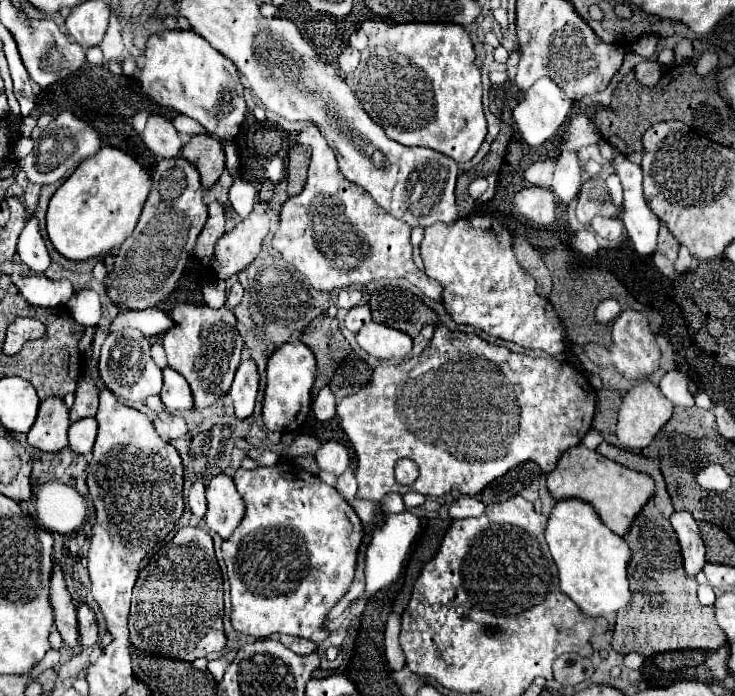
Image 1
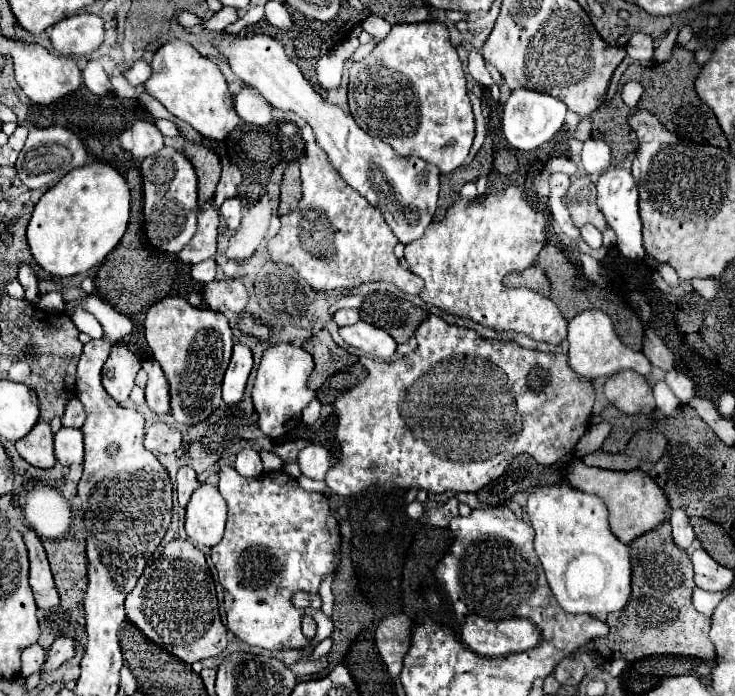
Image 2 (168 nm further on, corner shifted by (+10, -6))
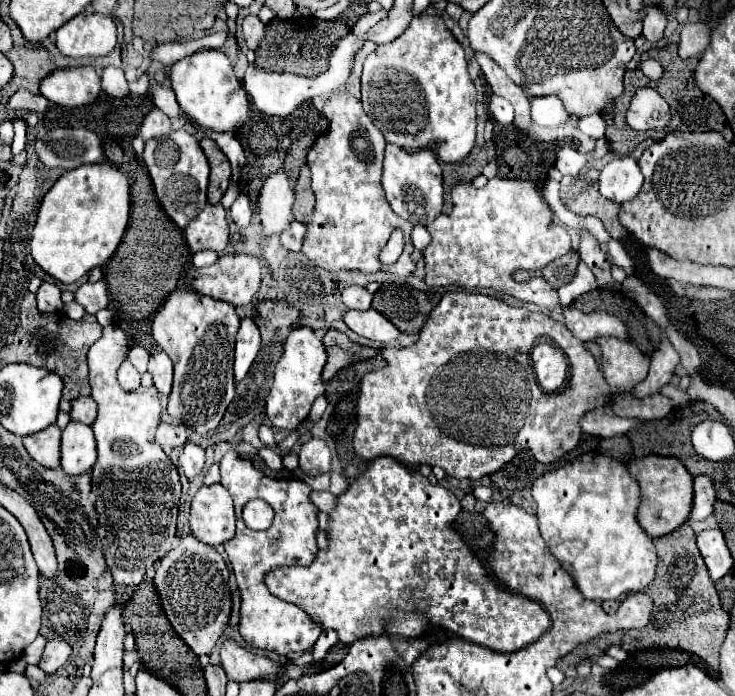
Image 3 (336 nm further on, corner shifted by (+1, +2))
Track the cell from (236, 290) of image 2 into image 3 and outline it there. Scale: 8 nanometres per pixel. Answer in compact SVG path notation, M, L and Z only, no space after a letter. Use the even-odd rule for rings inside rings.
M225 255L225 257L219 257L211 267L205 267L205 269L191 267L187 271L187 279L197 293L241 307L241 305L251 303L259 291L261 263L257 257L251 257L251 255Z

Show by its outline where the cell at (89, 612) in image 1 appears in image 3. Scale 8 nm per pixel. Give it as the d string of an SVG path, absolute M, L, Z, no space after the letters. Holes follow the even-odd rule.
M53 639L47 643L39 667L51 675L67 663L63 659L69 659L69 655L71 655L71 645L65 639Z

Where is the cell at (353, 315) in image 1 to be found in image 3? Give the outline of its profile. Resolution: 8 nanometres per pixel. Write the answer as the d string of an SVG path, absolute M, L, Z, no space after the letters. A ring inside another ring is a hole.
M351 285L351 287L345 287L341 291L341 301L347 309L357 309L357 311L365 311L371 307L371 299L373 295L365 289L365 287L357 287L357 285Z

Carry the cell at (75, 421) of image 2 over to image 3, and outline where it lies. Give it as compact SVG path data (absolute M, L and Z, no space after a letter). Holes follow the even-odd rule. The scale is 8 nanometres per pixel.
M77 397L73 401L73 407L71 407L71 419L73 421L93 425L95 417L97 417L97 403L93 403L91 397Z

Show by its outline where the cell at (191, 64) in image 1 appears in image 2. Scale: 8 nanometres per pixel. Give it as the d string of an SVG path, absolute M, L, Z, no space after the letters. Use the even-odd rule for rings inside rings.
M178 39L156 51L152 59L152 77L144 83L144 87L146 93L156 97L172 115L190 123L204 137L226 139L240 121L220 67L200 55L192 45Z

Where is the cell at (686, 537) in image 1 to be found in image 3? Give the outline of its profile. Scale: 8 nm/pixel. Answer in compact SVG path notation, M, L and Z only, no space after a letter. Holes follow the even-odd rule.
M697 477L693 481L693 507L689 513L689 521L703 521L713 513L715 489L709 477Z

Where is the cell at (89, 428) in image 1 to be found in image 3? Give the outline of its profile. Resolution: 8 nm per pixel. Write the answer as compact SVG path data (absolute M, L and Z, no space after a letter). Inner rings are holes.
M69 421L61 439L61 467L69 475L81 475L95 465L95 437L85 423Z

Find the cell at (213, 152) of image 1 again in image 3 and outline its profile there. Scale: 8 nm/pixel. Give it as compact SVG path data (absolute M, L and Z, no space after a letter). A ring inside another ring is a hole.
M203 137L201 139L201 149L203 153L207 155L209 159L209 165L211 165L211 177L209 177L209 203L219 203L227 185L229 185L229 179L231 179L231 165L229 165L229 159L223 155L223 151L215 145L213 139L209 137Z

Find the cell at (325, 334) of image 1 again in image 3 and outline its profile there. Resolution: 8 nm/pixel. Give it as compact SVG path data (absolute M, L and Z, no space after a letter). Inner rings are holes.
M329 329L323 337L323 345L327 349L327 365L323 369L323 381L329 381L339 369L351 365L351 363L357 363L357 361L363 361L363 359L369 359L377 353L377 349L371 349L371 347L363 347L363 345L357 345L353 343L347 335L335 331L335 329Z

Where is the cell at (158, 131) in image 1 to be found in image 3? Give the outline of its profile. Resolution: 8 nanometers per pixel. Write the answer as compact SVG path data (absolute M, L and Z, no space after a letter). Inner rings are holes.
M153 109L141 123L141 129L139 133L143 135L143 139L157 139L157 137L163 137L171 131L171 121L165 113L161 113L159 109Z

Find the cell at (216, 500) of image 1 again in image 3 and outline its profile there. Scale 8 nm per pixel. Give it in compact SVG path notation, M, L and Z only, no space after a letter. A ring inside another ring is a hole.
M203 485L191 503L191 533L205 545L221 545L235 537L231 495L219 485Z

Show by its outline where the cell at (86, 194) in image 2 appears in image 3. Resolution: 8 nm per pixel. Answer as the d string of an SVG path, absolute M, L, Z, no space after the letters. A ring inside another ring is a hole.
M103 161L65 171L41 201L31 239L31 255L51 277L73 283L113 255L127 229L129 215L131 185L119 167Z

